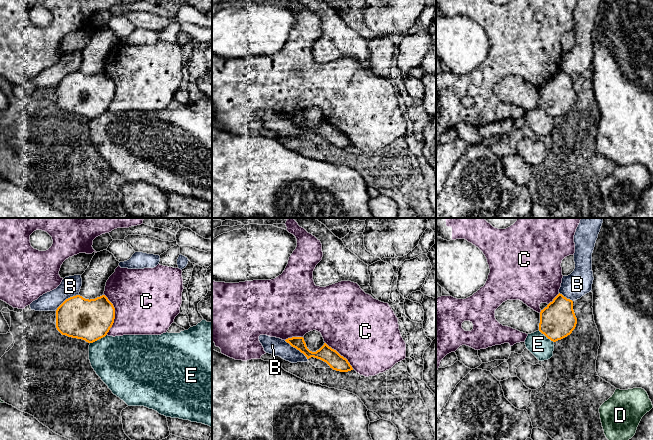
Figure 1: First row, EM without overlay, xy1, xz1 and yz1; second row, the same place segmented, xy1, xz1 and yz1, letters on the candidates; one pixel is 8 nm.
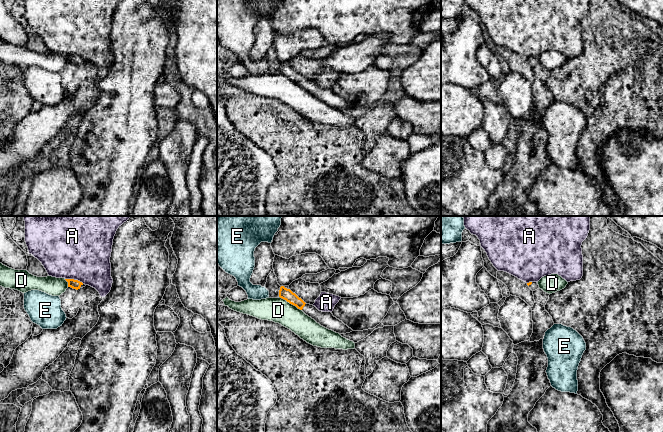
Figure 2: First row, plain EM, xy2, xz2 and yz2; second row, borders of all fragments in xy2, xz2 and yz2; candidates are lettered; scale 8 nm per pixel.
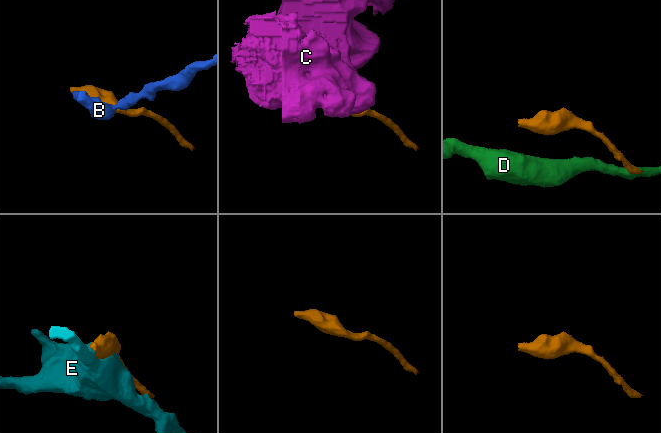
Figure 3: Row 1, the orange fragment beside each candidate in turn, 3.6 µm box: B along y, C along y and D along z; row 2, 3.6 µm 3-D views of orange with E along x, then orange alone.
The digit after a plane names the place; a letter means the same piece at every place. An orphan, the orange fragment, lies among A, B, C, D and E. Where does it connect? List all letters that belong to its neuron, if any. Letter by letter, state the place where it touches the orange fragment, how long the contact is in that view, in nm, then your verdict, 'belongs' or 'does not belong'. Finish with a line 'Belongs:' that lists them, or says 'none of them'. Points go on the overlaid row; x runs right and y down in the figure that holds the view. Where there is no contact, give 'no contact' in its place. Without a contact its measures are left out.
A: xy2 (73, 279) | 160 nm | does not belong
B: xz1 (296, 348) | 240 nm | does not belong
C: xy1 (114, 314) | 320 nm | does not belong
D: xz2 (290, 303) | 220 nm | does not belong
E: xy1 (98, 339) | 150 nm | does not belong
Belongs: none of them

